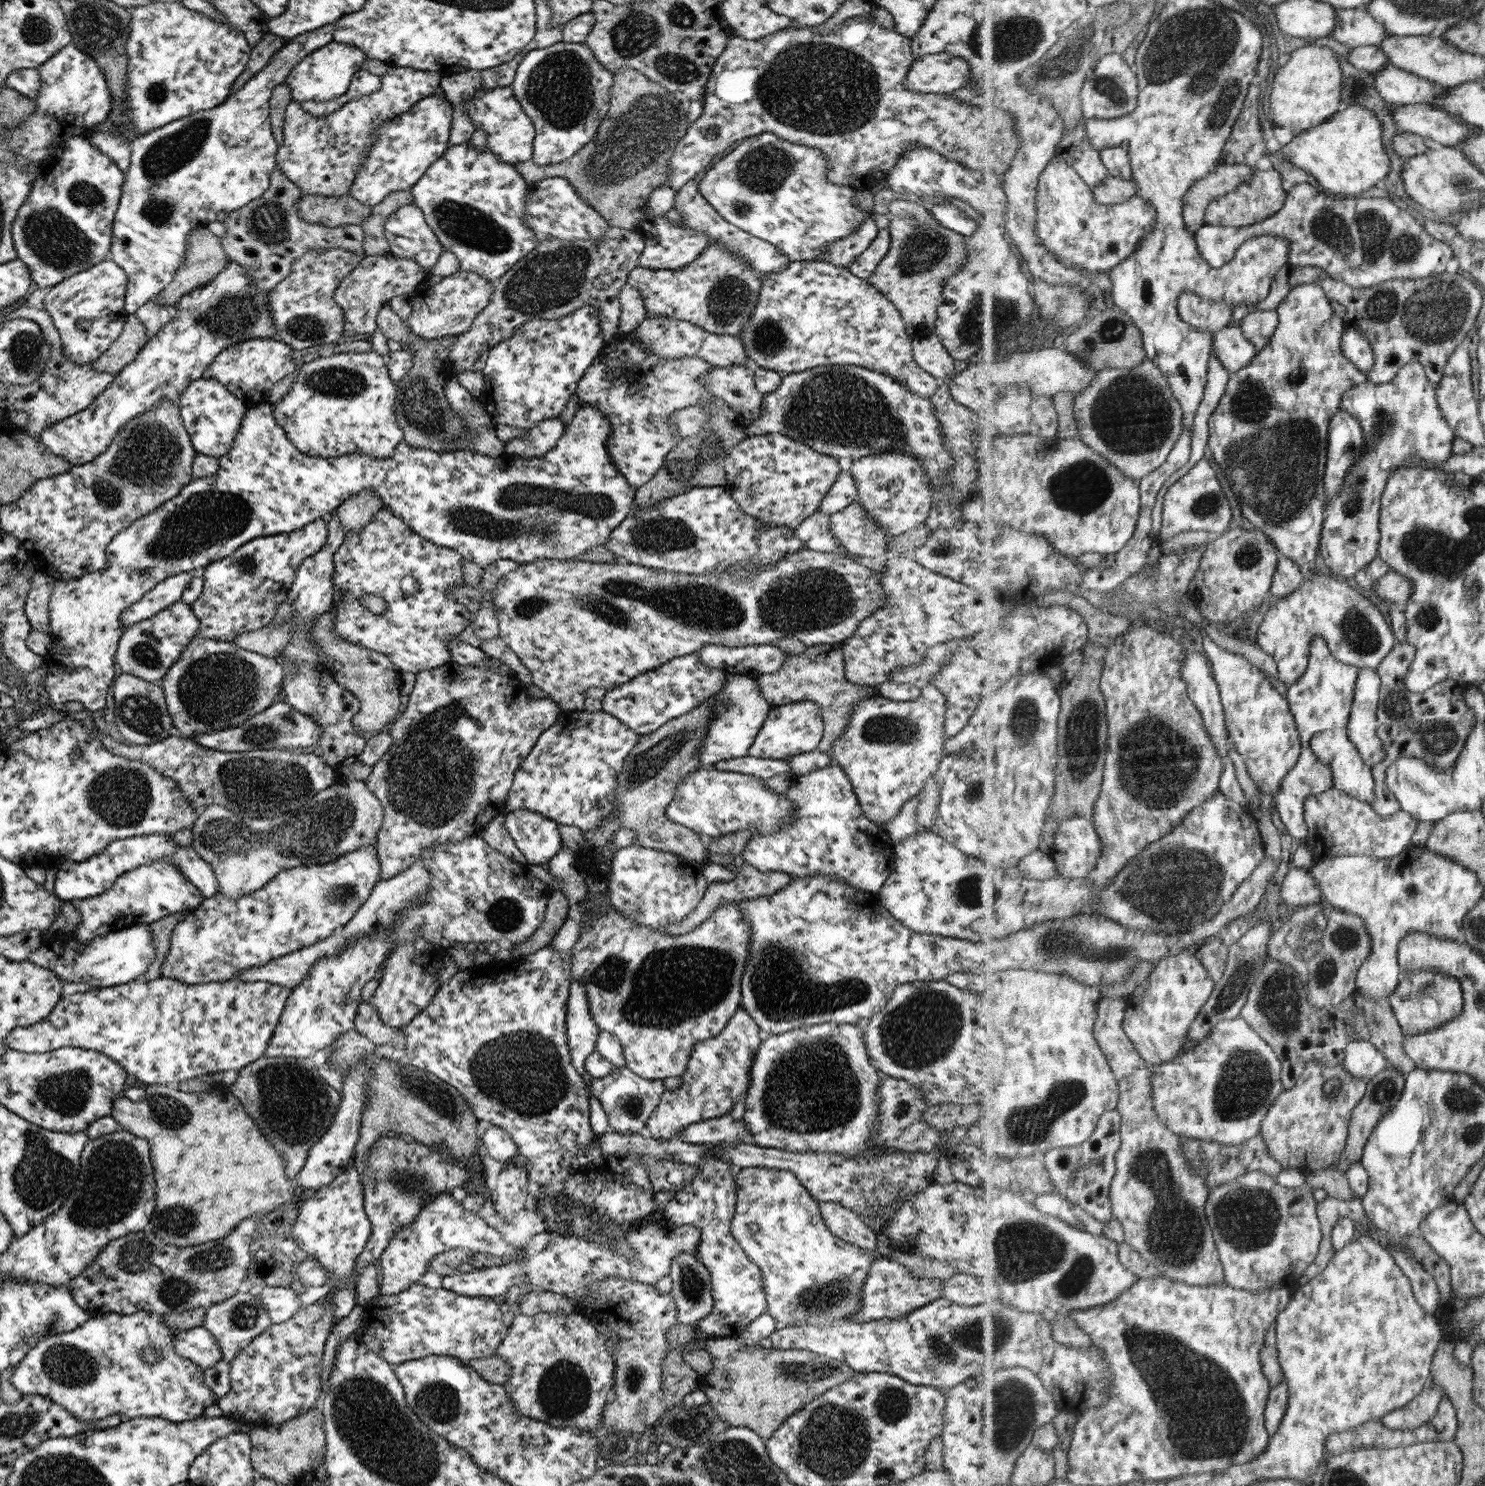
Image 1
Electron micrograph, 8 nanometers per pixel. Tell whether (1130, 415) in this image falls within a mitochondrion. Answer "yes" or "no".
yes

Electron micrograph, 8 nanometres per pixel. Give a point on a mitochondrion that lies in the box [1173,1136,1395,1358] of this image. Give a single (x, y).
(1247, 1220)

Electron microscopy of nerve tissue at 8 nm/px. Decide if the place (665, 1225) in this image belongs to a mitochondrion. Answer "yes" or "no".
no

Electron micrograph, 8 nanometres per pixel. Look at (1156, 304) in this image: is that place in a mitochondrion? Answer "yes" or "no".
no

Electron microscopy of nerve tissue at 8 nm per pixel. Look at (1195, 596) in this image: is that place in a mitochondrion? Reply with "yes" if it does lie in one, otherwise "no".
no

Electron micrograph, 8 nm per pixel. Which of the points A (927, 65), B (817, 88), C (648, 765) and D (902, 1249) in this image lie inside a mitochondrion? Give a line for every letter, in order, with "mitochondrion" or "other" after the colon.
A: other
B: mitochondrion
C: mitochondrion
D: other

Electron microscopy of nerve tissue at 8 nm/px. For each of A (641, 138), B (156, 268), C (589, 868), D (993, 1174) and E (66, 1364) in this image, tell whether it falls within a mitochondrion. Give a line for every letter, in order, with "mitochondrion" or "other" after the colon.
A: mitochondrion
B: other
C: other
D: other
E: mitochondrion

